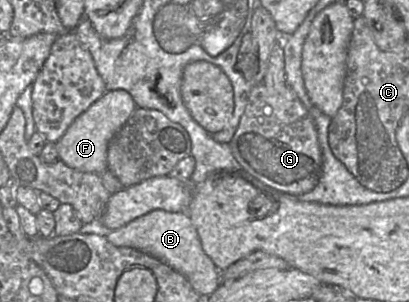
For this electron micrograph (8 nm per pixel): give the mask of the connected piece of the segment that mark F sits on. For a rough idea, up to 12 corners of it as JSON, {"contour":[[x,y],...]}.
{"contour":[[106,91],[56,142],[59,159],[100,176],[110,141],[136,108]]}

